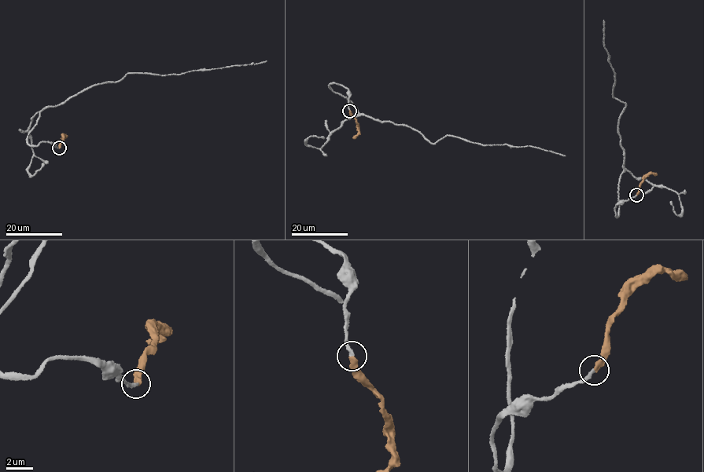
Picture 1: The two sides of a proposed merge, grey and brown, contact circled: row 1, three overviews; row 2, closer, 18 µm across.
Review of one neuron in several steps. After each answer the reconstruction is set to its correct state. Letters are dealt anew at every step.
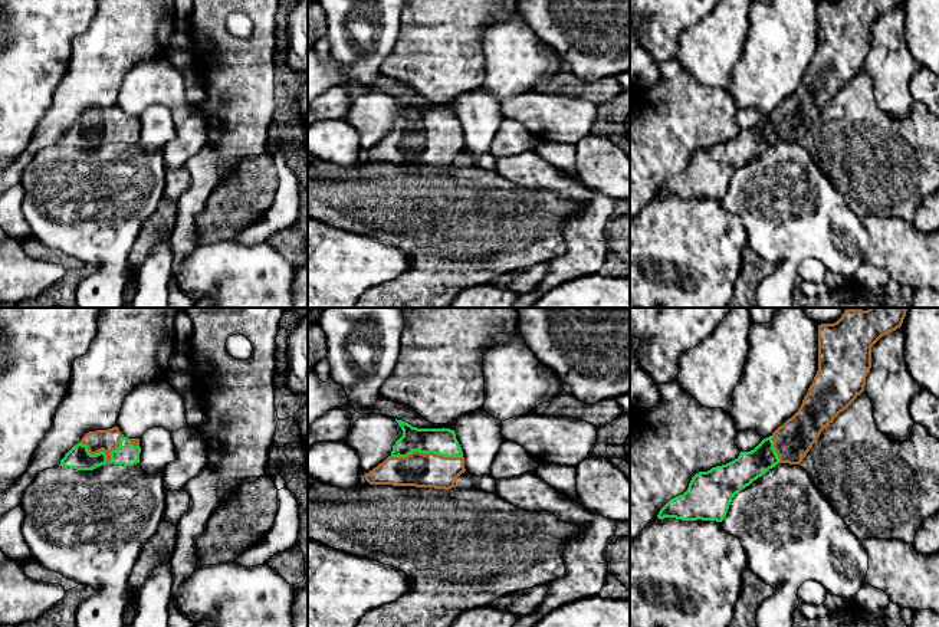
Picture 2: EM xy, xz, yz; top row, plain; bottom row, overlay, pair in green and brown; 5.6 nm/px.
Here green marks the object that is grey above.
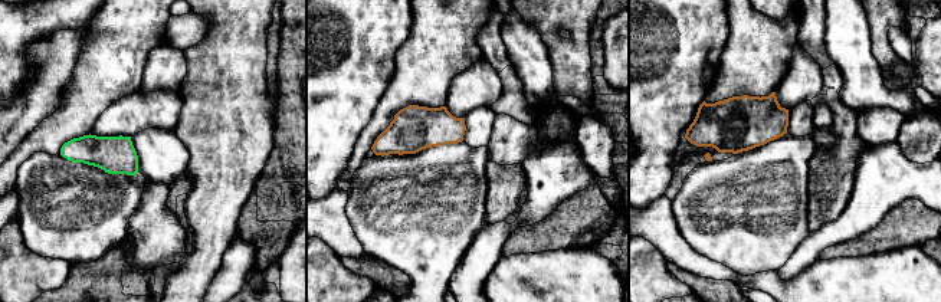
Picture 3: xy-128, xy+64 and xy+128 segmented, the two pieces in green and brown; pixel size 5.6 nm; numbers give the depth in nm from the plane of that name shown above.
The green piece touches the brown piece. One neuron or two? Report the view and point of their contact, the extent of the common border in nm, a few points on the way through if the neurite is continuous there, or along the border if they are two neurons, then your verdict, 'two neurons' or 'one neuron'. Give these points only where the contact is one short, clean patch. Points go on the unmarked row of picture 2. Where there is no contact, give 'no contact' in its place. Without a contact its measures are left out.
xy (105, 133) | 260 nm | across xy (78, 135), (105, 133), (107, 118) | one neuron

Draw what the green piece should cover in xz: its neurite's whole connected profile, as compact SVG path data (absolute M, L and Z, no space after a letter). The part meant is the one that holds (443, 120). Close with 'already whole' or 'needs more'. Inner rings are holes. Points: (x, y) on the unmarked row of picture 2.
M397 98L403 114L391 132L364 152L370 163L416 164L449 168L466 150L462 125L450 106L417 106Z; needs more

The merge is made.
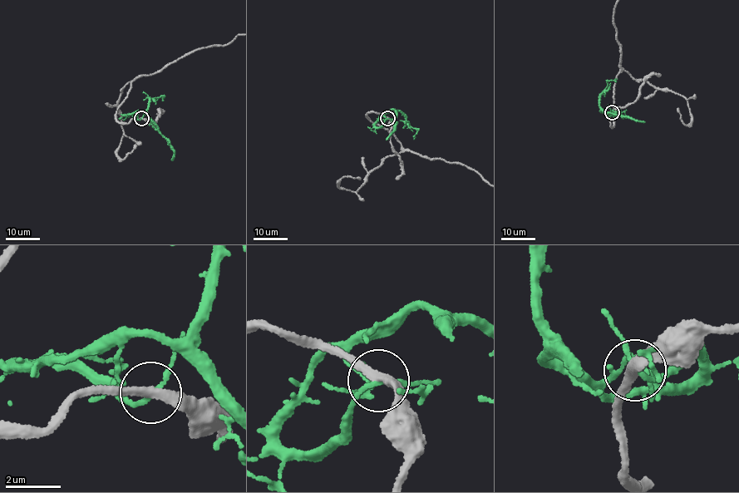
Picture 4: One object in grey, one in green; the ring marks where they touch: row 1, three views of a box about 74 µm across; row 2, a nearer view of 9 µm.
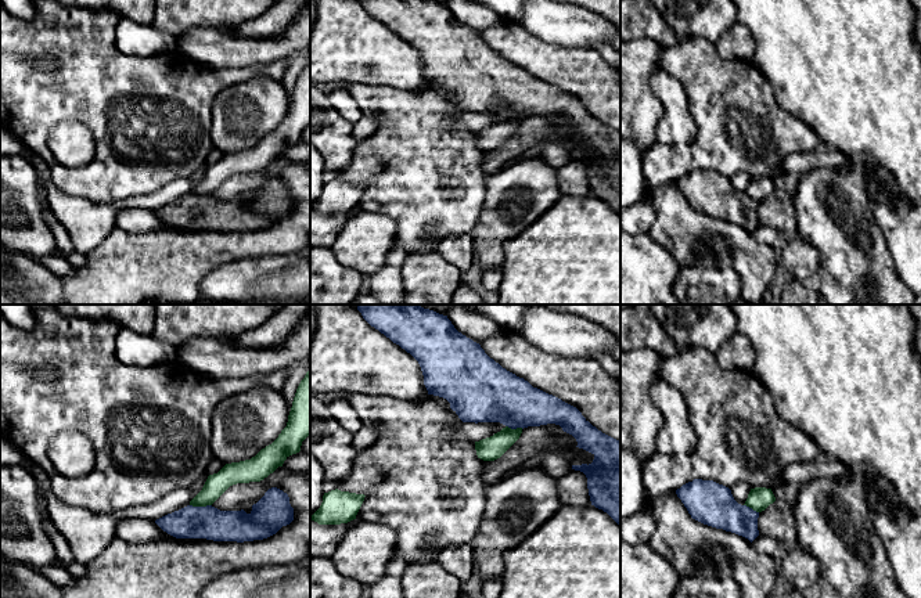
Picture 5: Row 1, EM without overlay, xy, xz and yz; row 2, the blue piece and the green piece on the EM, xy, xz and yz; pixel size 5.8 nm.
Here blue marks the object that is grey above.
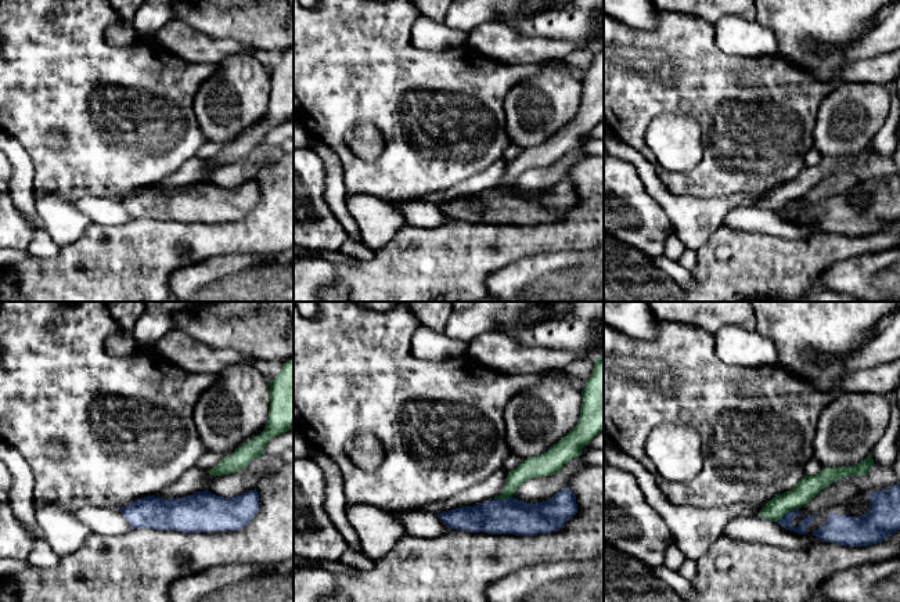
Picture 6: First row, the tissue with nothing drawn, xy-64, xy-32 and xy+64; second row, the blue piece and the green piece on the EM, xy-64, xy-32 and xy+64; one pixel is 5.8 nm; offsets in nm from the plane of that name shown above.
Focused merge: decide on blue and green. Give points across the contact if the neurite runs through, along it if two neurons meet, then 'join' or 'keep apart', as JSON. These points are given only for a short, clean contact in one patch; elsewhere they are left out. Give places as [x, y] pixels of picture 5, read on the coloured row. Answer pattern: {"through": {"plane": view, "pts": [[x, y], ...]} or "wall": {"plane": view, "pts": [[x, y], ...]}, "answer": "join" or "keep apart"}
{"wall": {"plane": "xy", "pts": [[190, 504], [211, 505]]}, "answer": "keep apart"}

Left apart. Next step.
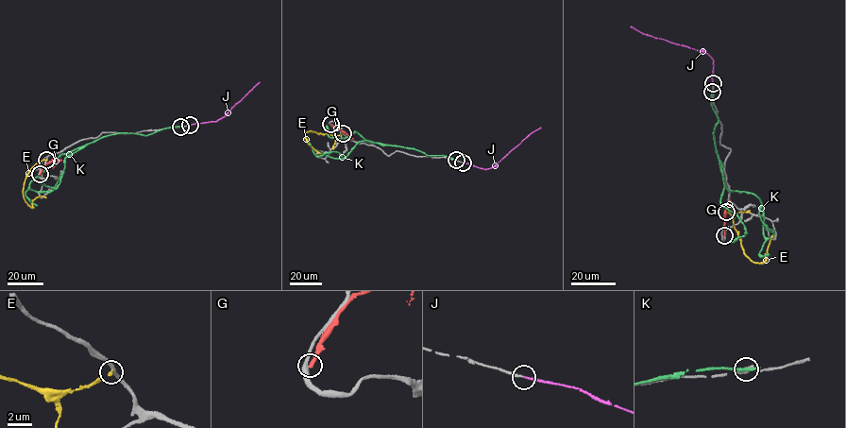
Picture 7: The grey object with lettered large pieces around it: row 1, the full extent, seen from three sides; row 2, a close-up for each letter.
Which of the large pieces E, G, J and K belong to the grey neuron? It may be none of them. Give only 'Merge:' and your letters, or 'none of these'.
Merge: J

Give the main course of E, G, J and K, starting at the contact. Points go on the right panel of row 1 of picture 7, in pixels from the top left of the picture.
E: (726, 212), (733, 216), (743, 252), (755, 262), (764, 262), (772, 236)
G: (725, 235), (726, 209), (730, 205), (737, 214)
J: (713, 83), (713, 60), (706, 53), (645, 35), (631, 26)
K: (712, 91), (724, 183), (760, 200), (764, 236), (770, 236), (760, 206)

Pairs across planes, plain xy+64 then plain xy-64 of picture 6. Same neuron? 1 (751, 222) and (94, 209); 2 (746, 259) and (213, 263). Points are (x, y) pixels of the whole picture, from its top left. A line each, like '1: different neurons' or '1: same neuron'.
1: same neuron
2: different neurons

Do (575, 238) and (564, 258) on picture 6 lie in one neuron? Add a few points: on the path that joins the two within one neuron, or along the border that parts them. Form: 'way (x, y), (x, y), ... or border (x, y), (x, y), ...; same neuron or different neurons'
border (569, 251), (540, 252), (536, 256); different neurons

